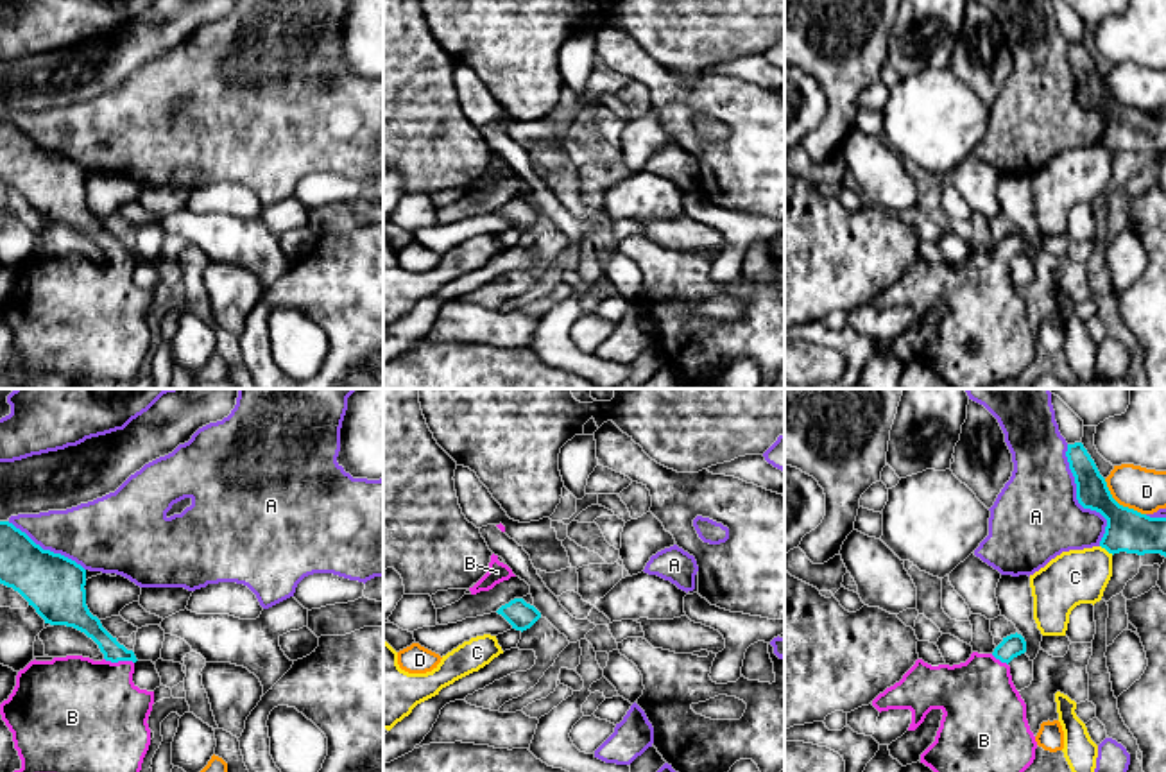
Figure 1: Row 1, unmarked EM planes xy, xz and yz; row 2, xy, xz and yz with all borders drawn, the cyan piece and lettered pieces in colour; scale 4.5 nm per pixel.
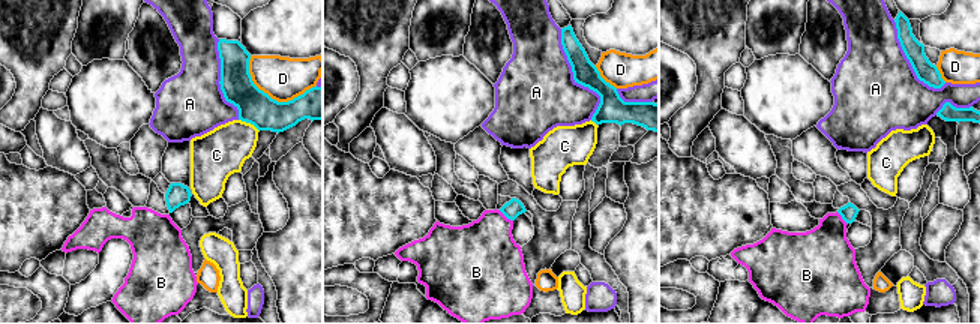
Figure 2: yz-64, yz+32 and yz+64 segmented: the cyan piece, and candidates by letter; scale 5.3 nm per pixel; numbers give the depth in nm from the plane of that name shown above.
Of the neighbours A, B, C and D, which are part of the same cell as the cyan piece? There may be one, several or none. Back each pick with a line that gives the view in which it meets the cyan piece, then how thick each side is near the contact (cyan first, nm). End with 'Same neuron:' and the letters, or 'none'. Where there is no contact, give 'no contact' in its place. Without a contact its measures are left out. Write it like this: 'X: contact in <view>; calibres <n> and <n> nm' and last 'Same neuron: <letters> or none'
B: contact in xy; calibres 100 and 440 nm
Same neuron: B

